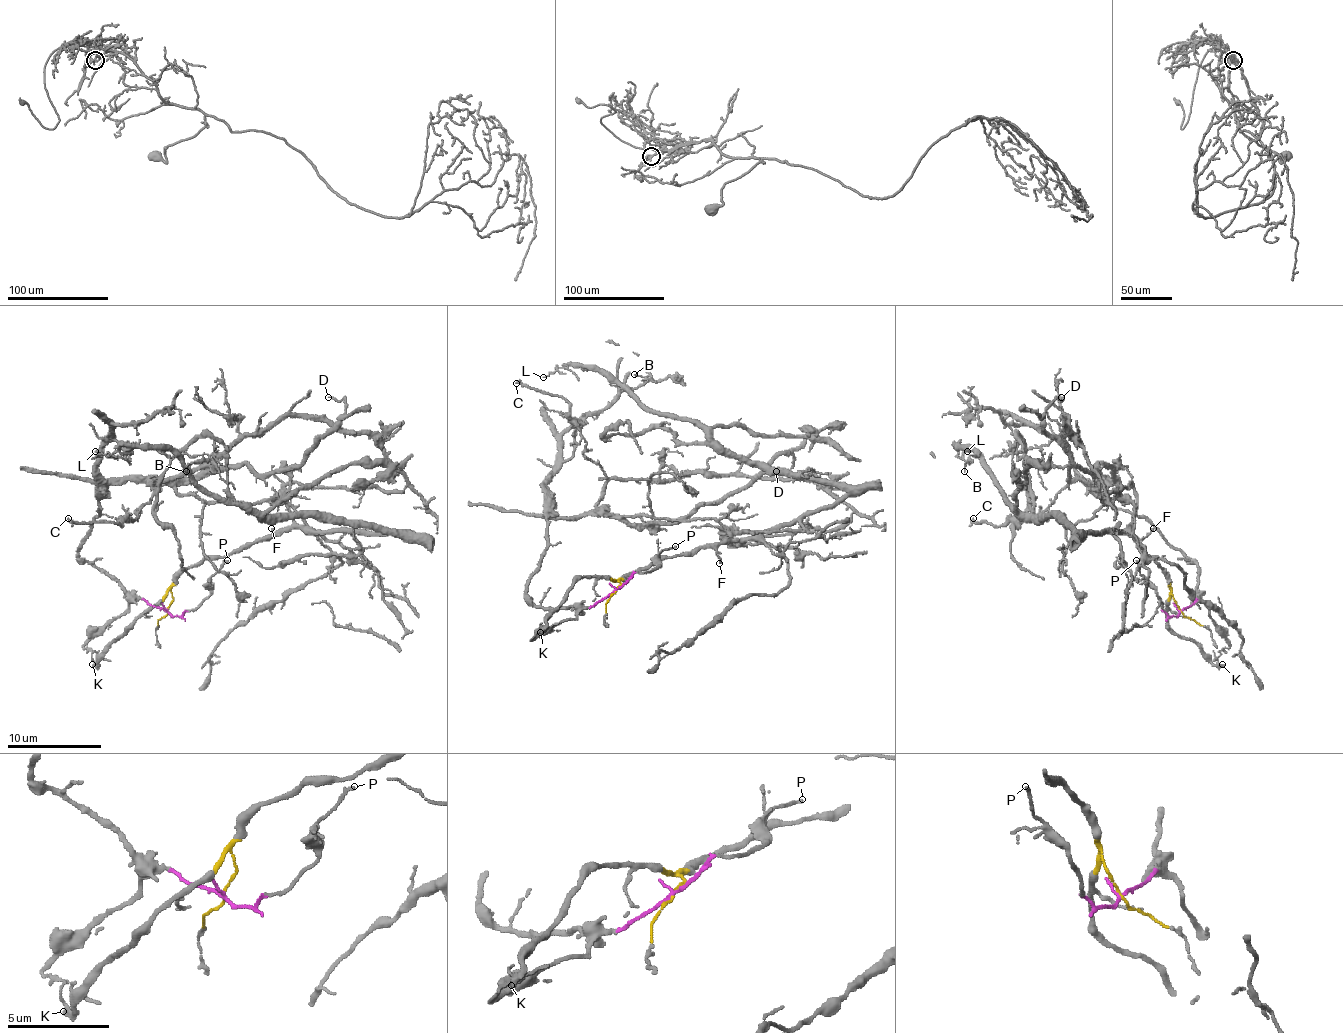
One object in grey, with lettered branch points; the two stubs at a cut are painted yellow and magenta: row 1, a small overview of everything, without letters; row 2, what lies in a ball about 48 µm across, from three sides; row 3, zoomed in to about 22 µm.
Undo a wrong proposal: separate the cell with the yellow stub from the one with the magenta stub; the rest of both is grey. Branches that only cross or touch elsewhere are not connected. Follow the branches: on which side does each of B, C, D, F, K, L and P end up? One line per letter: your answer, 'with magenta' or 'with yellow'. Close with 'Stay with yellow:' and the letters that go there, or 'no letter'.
B: with yellow
C: with magenta
D: with magenta
F: with yellow
K: with yellow
L: with yellow
P: with magenta
Stay with yellow: B, F, K, L

